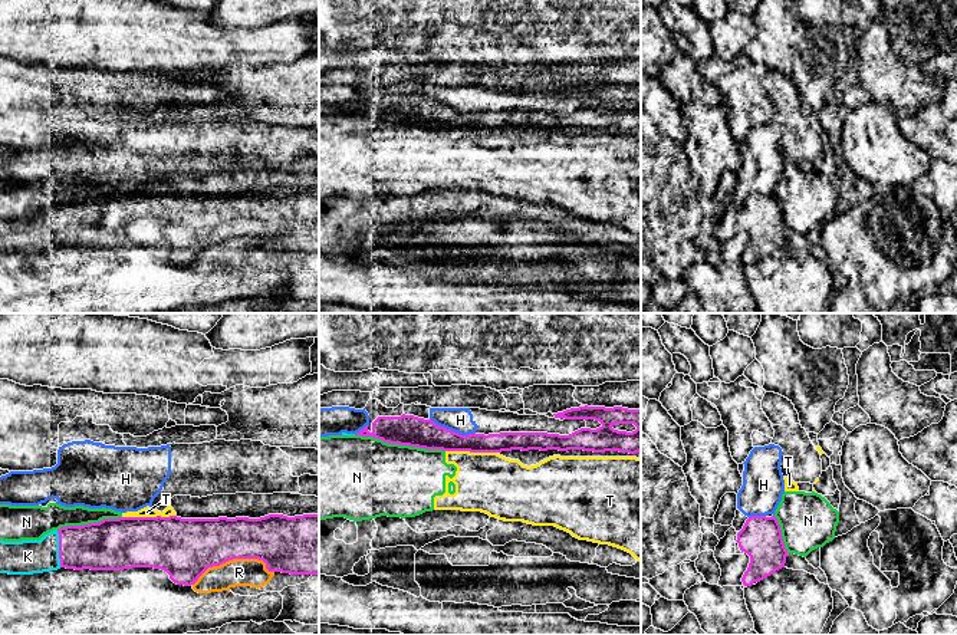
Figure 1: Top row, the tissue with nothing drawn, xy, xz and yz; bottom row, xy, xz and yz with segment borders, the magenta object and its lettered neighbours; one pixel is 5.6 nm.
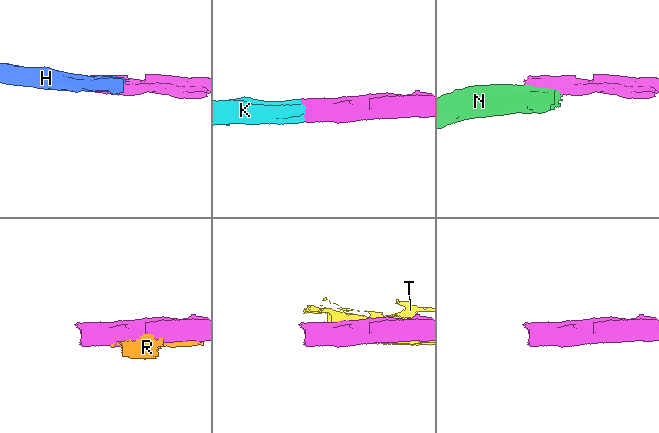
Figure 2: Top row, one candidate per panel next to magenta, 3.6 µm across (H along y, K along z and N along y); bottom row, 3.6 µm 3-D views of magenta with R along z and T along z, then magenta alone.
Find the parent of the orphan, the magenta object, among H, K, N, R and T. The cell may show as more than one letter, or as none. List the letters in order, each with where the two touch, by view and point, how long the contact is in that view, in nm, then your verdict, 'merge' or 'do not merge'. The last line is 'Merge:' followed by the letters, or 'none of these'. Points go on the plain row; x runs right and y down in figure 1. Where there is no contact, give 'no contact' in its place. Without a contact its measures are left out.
H: contact xz (453, 109); length 260 nm; do not merge
K: contact xy (59, 227); length 200 nm; merge
N: contact xz (400, 122); length 500 nm; do not merge
R: contact xy (233, 236); length 460 nm; do not merge
T: contact xy (148, 196); length 300 nm; do not merge
Merge: K

